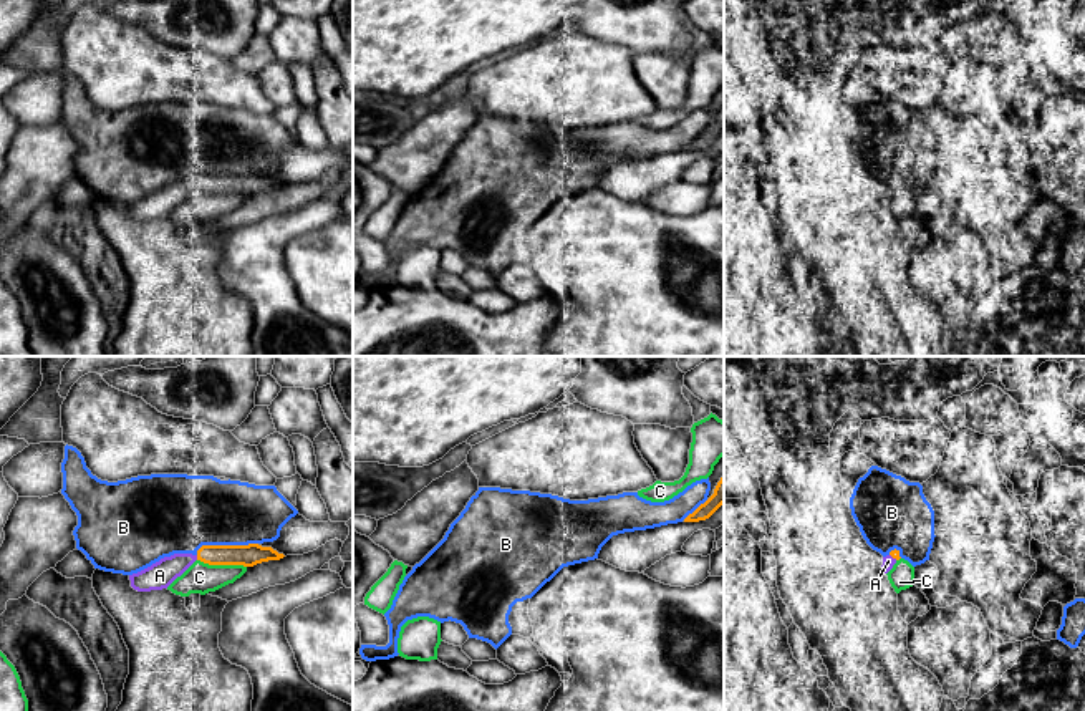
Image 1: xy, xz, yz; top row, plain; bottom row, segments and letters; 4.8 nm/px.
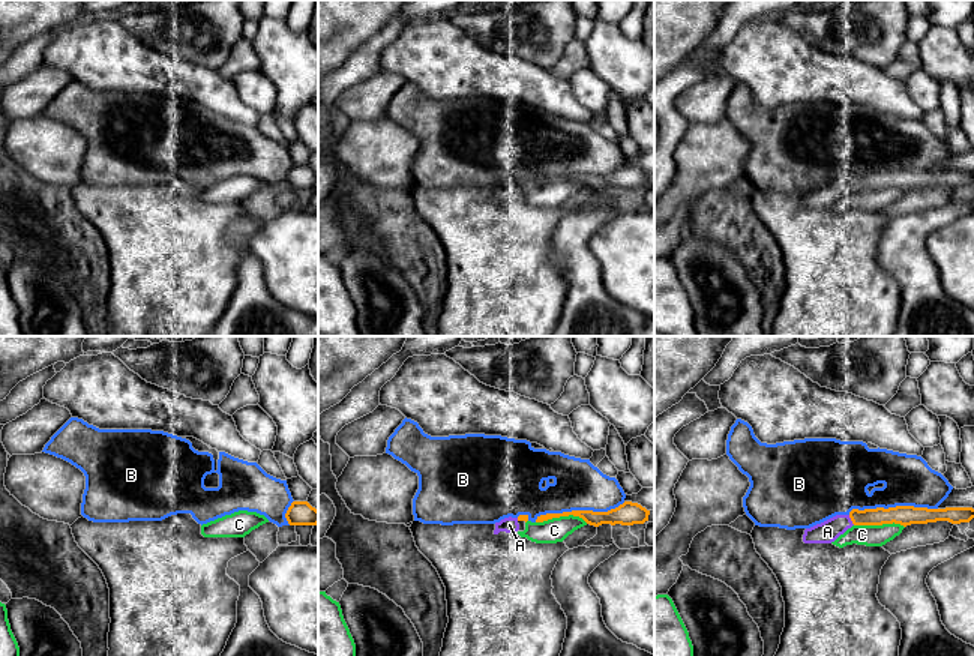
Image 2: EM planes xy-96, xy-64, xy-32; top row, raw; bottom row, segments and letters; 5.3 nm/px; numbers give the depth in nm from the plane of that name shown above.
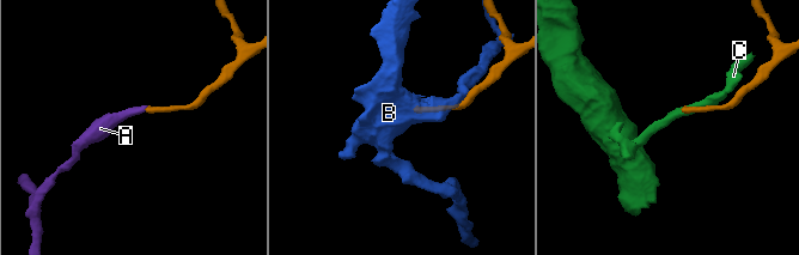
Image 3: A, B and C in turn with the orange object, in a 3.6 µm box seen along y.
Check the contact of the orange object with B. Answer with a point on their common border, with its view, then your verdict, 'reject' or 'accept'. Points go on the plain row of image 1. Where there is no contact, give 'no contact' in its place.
xy (226, 174) | reject

